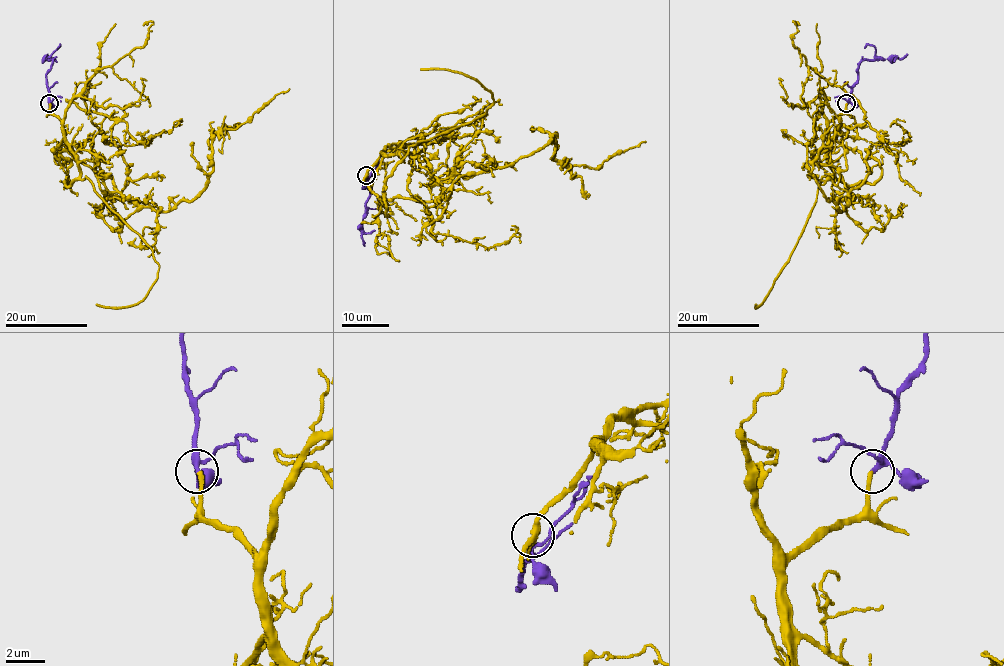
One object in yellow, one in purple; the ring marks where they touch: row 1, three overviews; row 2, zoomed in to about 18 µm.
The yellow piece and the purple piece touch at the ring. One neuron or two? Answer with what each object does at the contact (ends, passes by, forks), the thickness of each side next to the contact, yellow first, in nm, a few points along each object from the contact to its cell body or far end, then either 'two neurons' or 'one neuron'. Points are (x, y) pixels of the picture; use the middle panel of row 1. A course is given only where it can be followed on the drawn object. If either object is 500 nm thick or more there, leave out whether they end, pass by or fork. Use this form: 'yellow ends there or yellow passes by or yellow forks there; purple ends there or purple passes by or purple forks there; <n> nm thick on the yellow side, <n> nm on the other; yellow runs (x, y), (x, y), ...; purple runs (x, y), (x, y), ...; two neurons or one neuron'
yellow ends there; purple forks there; 220 nm thick on the yellow side, 190 nm on the other; yellow runs (366, 175), (382, 153), (401, 152), (439, 179), (486, 172), (554, 134), (552, 158), (597, 167), (646, 141); purple runs (366, 175), (363, 188), (367, 188), (370, 194), (361, 222), (364, 246); one neuron

